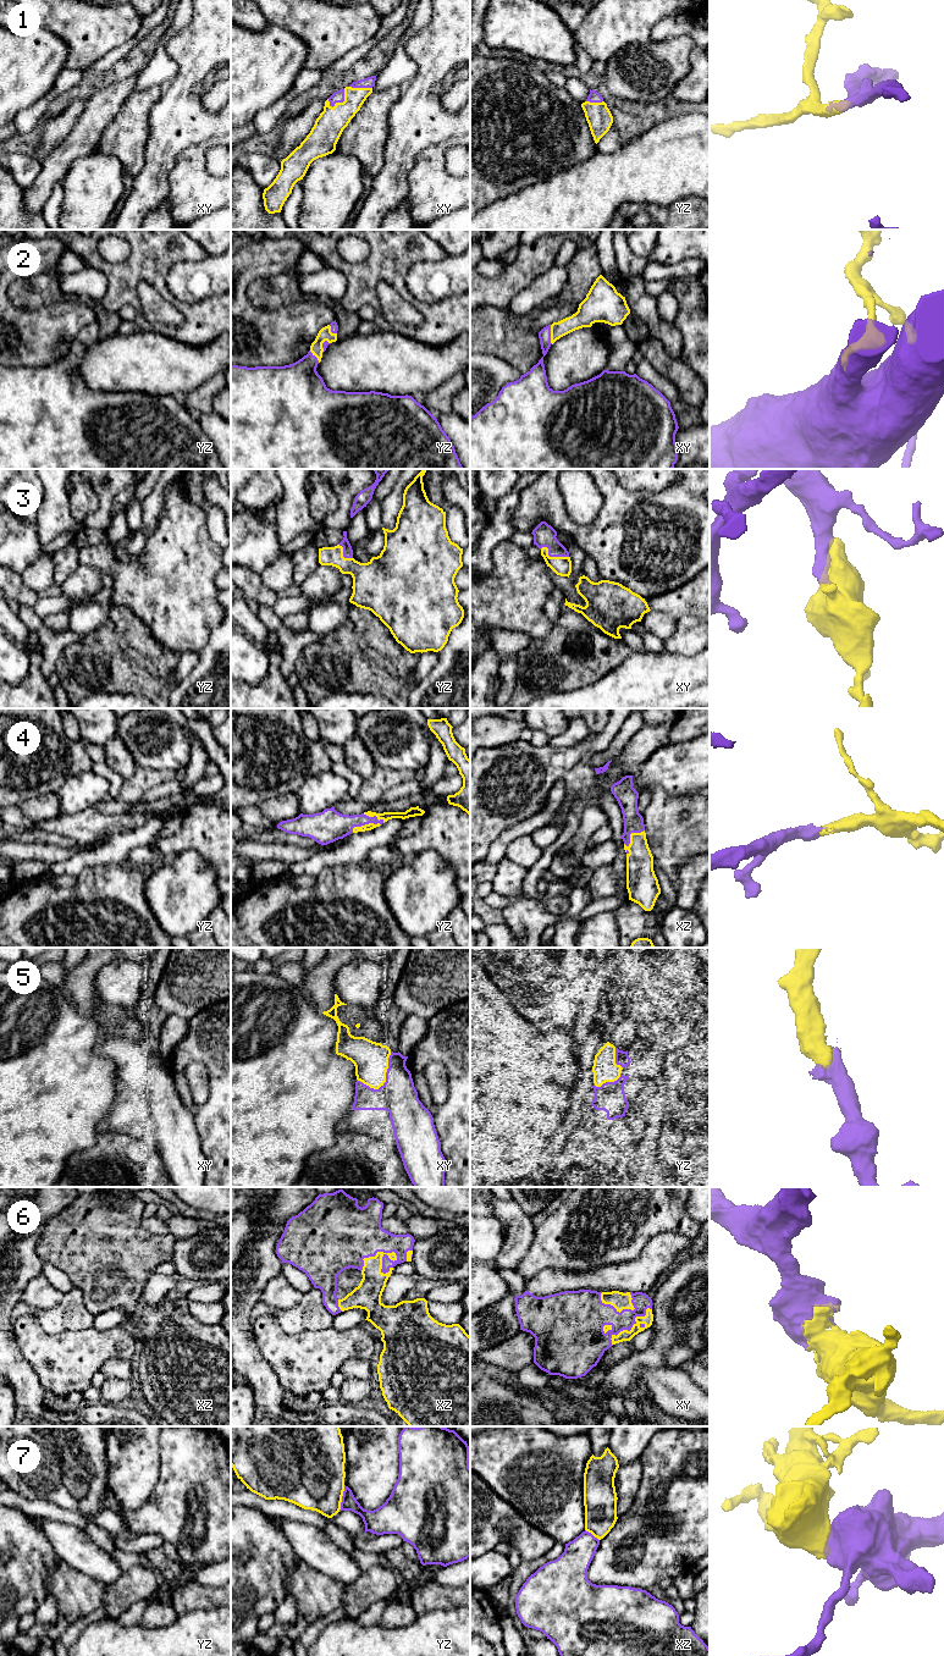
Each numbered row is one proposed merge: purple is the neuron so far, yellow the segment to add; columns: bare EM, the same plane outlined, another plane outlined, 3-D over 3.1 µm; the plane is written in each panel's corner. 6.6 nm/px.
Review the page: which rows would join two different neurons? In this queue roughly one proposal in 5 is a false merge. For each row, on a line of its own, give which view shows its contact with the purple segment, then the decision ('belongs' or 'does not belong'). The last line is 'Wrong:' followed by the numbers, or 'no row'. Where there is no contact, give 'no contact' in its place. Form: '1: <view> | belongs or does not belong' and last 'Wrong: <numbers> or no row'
1: xy | belongs
2: xy | belongs
3: xy | belongs
4: yz | belongs
5: xy | belongs
6: xz | belongs
7: yz | does not belong
Wrong: 7

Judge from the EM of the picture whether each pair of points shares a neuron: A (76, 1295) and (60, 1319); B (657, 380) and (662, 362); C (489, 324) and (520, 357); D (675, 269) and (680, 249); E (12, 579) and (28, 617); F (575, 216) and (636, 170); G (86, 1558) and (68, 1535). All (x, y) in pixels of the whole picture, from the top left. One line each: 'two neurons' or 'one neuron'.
A: one neuron
B: two neurons
C: one neuron
D: two neurons
E: two neurons
F: one neuron
G: one neuron

